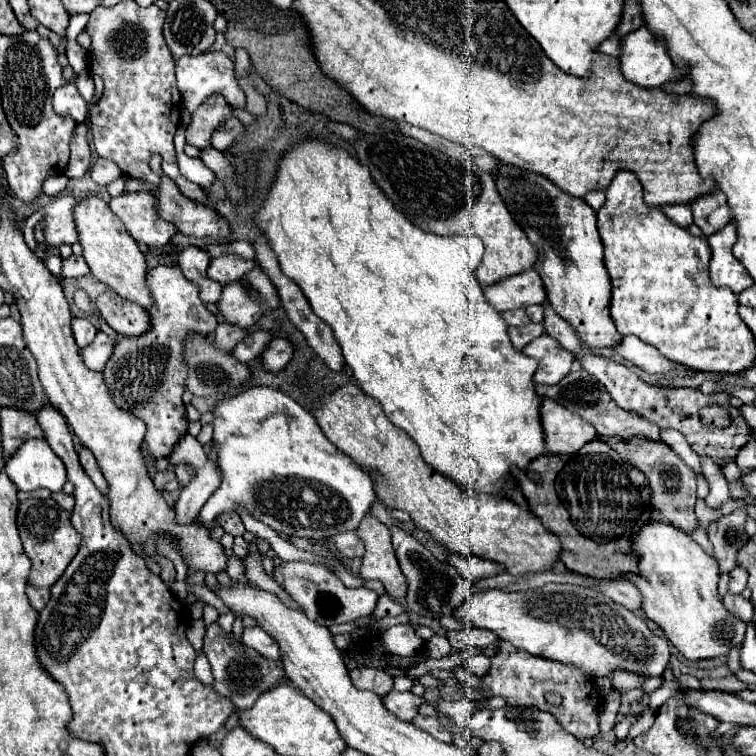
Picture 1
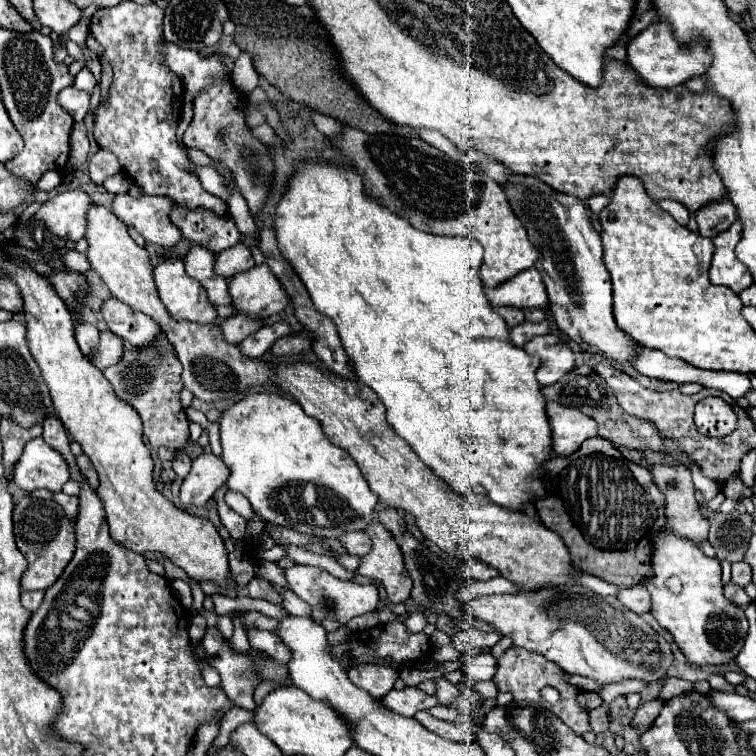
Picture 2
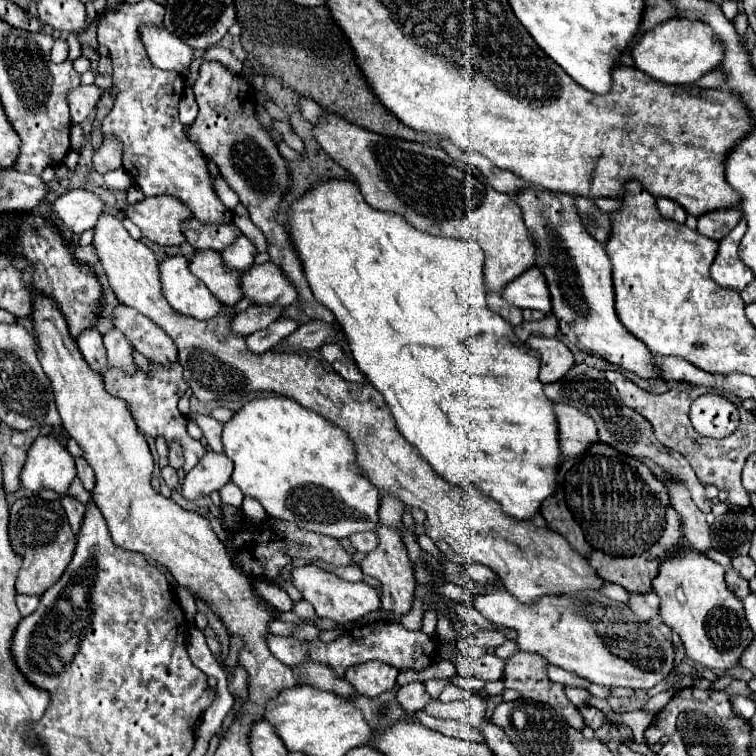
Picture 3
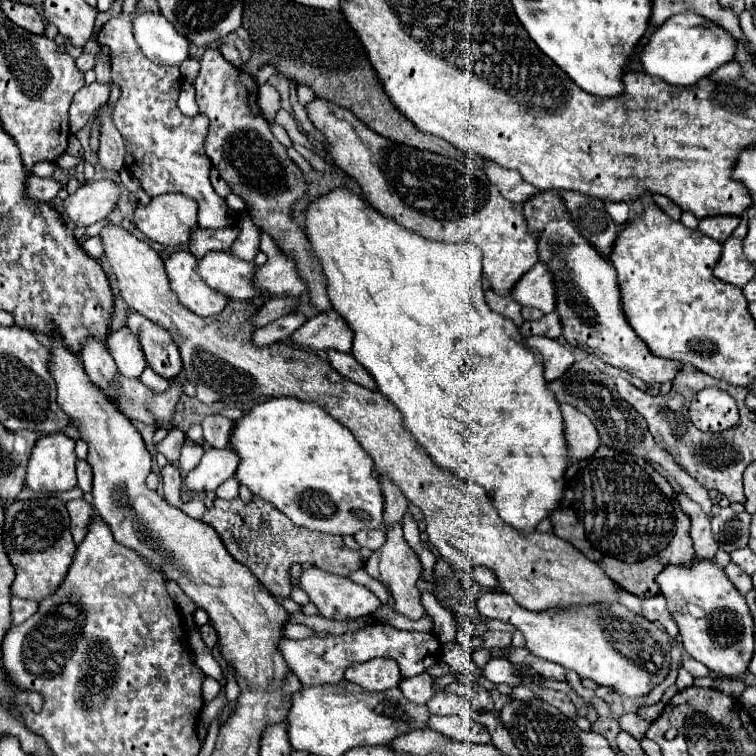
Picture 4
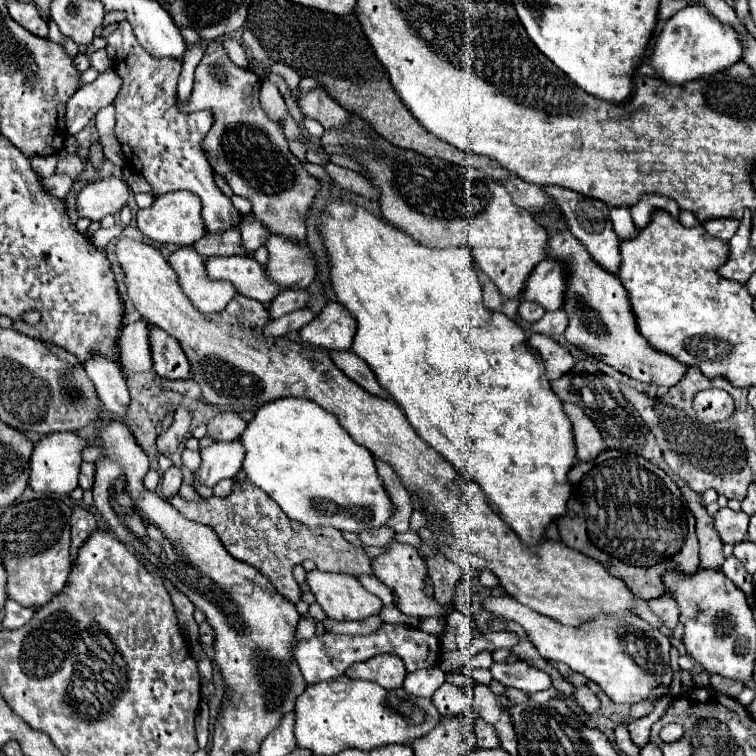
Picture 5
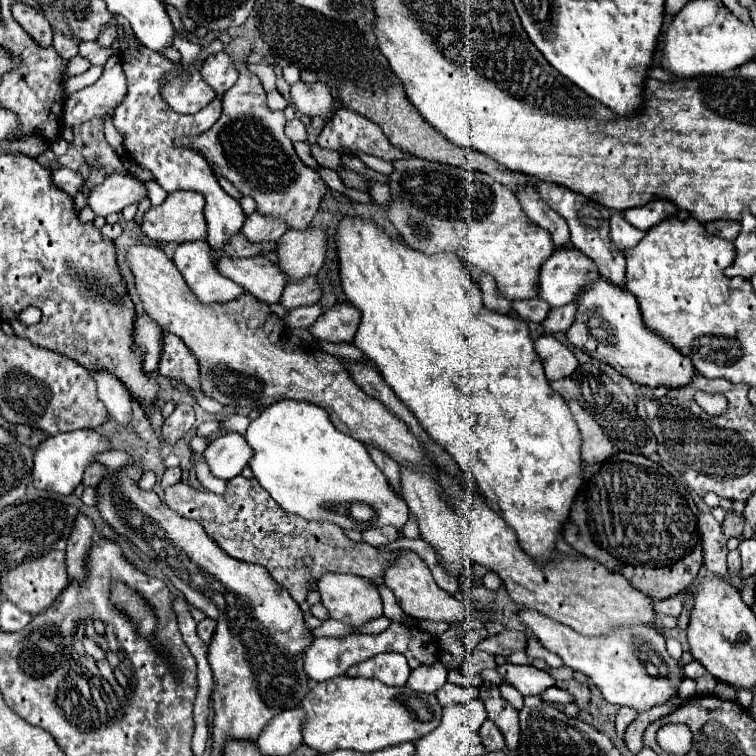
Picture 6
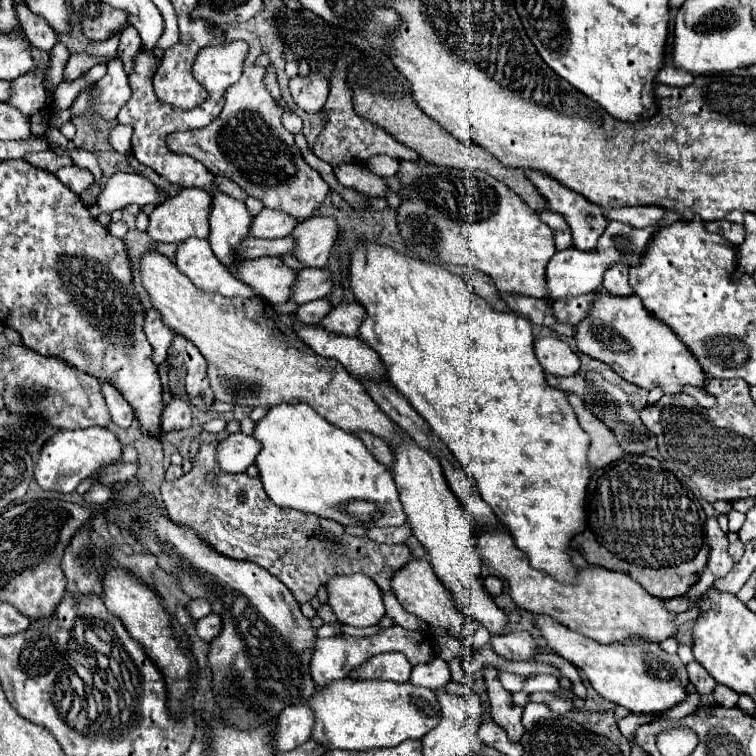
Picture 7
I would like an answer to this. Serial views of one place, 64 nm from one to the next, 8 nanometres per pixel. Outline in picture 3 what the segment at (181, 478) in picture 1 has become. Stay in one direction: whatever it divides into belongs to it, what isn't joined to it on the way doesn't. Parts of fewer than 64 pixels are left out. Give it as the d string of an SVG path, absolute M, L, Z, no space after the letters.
M170 440L170 442L168 442L168 464L170 464L174 470L180 470L182 464L184 464L182 446L180 446L180 442L176 442L176 440Z

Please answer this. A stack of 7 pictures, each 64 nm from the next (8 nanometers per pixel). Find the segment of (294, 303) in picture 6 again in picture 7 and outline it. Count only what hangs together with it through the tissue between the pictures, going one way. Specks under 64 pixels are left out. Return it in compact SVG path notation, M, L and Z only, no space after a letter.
M326 266L324 268L304 268L298 272L292 302L306 304L306 302L328 296L330 290L332 290L332 276Z

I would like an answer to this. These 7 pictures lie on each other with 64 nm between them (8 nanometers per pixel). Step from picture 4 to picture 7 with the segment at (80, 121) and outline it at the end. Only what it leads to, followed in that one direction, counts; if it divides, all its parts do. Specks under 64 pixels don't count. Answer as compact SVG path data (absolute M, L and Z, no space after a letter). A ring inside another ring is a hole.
M120 60L108 62L108 72L96 84L98 98L90 102L84 94L80 94L72 104L72 114L98 114L106 120L114 120L120 108L130 100L130 84ZM117 125L108 133L108 142L121 154L129 155L131 151L131 137L133 129L127 125Z

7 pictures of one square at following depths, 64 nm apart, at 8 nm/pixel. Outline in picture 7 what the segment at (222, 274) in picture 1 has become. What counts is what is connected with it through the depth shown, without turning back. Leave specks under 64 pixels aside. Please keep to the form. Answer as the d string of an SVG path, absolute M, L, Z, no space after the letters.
M264 208L252 224L252 236L256 238L280 238L280 236L288 236L294 228L296 228L296 218L286 214L286 212L278 212L278 210L268 210Z

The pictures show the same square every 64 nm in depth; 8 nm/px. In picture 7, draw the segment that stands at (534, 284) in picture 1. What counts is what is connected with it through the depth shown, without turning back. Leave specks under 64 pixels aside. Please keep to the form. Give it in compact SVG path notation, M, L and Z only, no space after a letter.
M610 222L606 226L606 230L602 232L598 244L594 250L590 252L580 252L576 248L570 250L562 250L556 252L546 268L546 280L548 280L548 296L552 300L558 300L562 296L580 296L580 294L588 294L594 292L602 286L602 278L604 272L616 264L624 264L624 266L636 266L640 264L642 256L646 254L646 248L650 244L650 240L656 234L656 226L646 226L646 228L634 228L630 224L624 222Z

